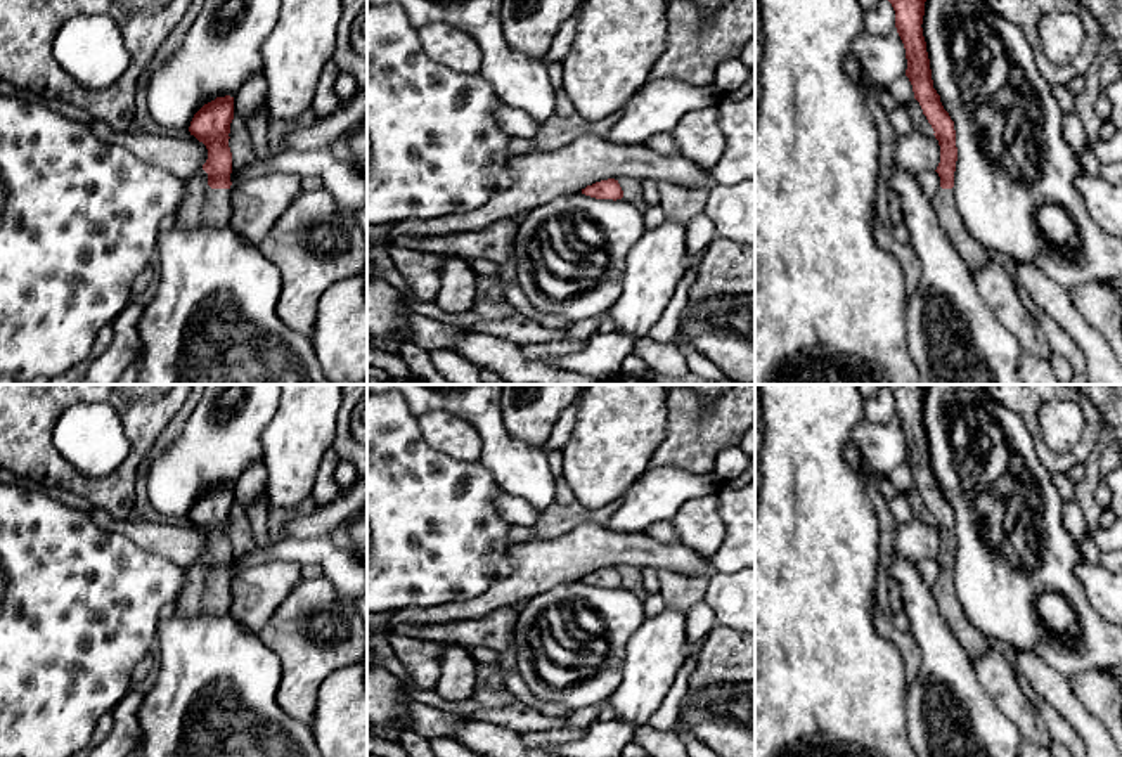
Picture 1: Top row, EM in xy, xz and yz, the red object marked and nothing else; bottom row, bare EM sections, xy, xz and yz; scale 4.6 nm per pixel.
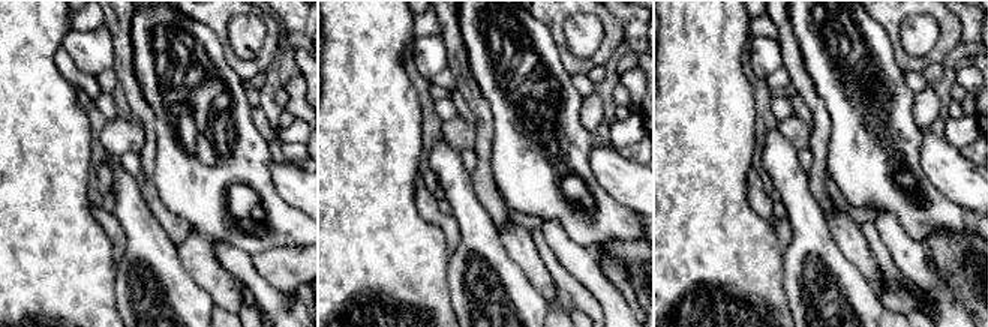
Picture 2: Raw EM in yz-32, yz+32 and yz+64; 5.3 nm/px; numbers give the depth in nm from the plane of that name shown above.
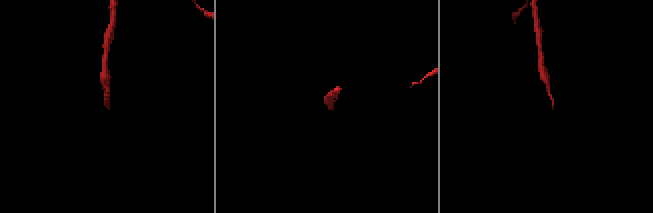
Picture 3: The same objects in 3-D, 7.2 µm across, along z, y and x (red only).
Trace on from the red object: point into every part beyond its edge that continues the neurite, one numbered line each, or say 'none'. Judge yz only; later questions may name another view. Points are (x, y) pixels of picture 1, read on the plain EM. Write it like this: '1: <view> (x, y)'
1: yz (972, 640)

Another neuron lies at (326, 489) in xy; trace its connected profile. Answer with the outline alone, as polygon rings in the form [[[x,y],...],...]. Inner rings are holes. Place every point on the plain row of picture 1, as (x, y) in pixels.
[[[327,449],[322,456],[313,490],[310,494],[317,506],[326,506],[332,502],[343,492],[334,476],[338,463],[338,454],[332,449]]]

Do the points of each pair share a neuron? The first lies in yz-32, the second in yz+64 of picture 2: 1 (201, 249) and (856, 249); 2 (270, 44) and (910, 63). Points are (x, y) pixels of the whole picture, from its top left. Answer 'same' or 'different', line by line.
1: same
2: same

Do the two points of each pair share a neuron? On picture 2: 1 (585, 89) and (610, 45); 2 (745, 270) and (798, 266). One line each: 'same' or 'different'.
1: different
2: different

